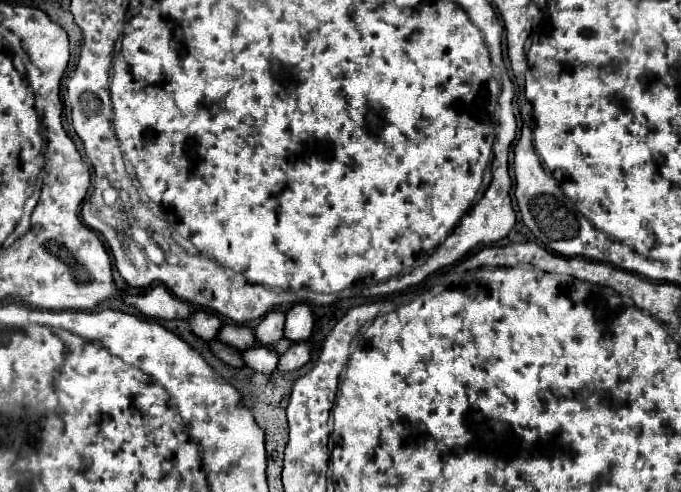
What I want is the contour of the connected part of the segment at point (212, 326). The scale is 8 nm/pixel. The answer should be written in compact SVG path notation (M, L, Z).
M196 310L196 312L192 312L190 318L188 318L188 324L190 324L190 330L192 330L198 338L202 338L202 340L206 340L206 342L214 340L214 336L218 334L218 330L220 330L220 326L222 326L220 318L218 318L216 314L212 314L212 312L206 312L206 310Z

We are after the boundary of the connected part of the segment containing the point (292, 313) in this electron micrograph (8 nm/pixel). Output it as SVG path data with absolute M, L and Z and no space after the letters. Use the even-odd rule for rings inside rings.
M294 304L286 312L286 324L284 324L284 338L290 342L302 342L308 340L314 328L312 310L306 304Z

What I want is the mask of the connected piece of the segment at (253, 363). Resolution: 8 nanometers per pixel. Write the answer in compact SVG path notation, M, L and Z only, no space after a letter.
M256 346L242 352L242 360L244 360L244 366L262 374L270 374L278 366L278 354L268 346Z

